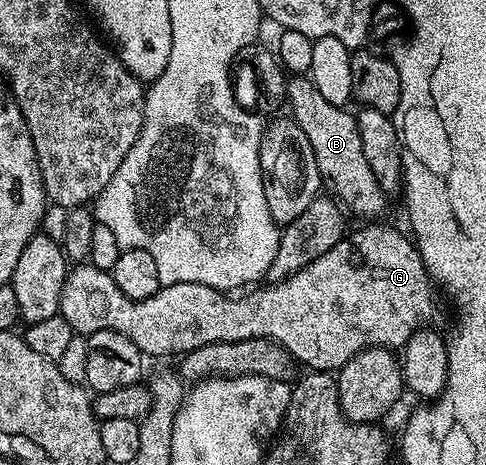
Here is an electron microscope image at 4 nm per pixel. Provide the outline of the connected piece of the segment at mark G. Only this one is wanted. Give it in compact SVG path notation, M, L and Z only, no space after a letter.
M367 223L356 233L348 232L325 255L313 259L291 277L252 288L242 295L228 295L222 289L205 287L205 283L173 283L162 286L157 295L149 295L149 299L134 301L117 287L108 270L90 263L79 263L65 279L59 316L65 318L77 335L117 331L117 335L125 335L125 339L132 341L148 358L175 359L209 343L233 343L260 337L278 343L287 350L288 358L295 360L296 357L301 364L307 365L303 367L308 370L316 373L338 371L362 349L402 350L409 337L420 326L430 326L431 320L439 313L439 301L435 298L437 286L431 280L414 240L391 225L379 224L383 223Z

